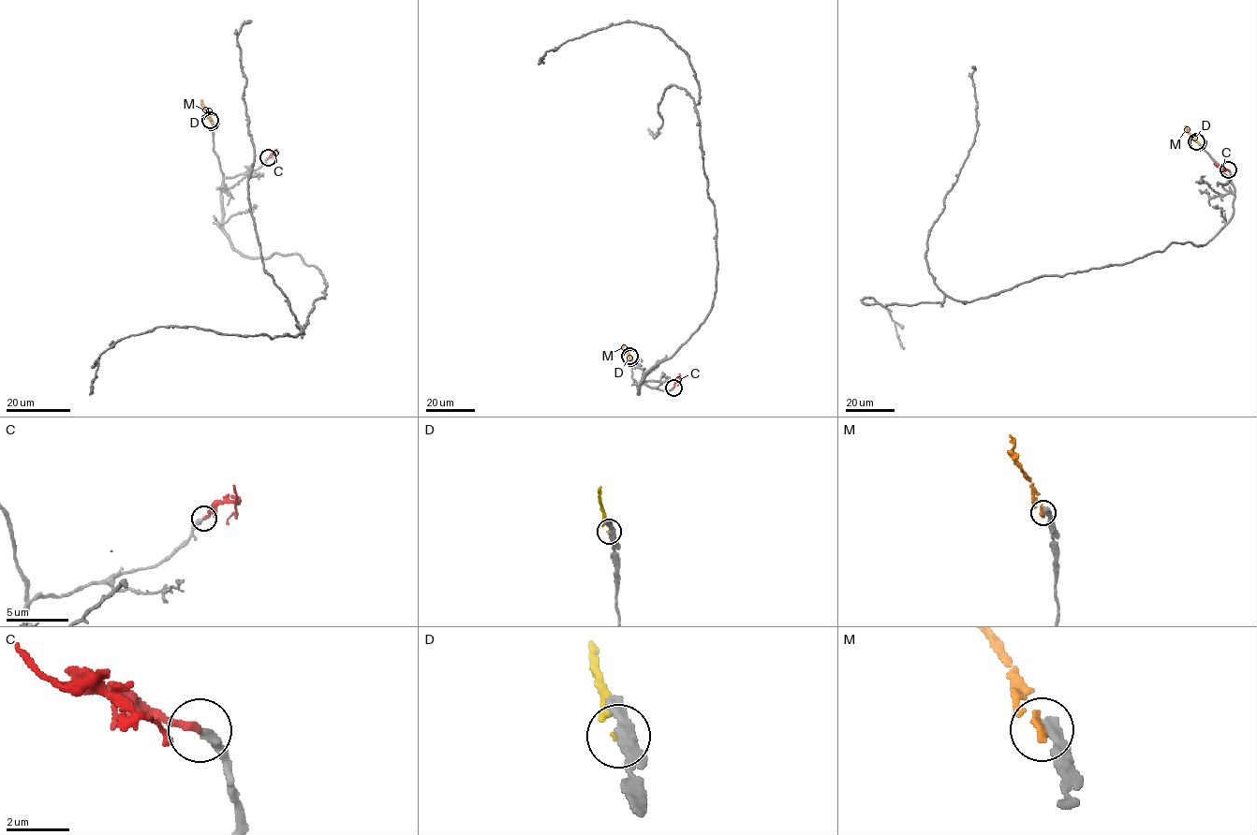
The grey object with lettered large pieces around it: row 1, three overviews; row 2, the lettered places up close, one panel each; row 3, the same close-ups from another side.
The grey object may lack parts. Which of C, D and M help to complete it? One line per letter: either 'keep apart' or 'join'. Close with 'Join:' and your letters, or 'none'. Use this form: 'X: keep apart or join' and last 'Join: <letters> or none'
C: join
D: keep apart
M: keep apart
Join: C

